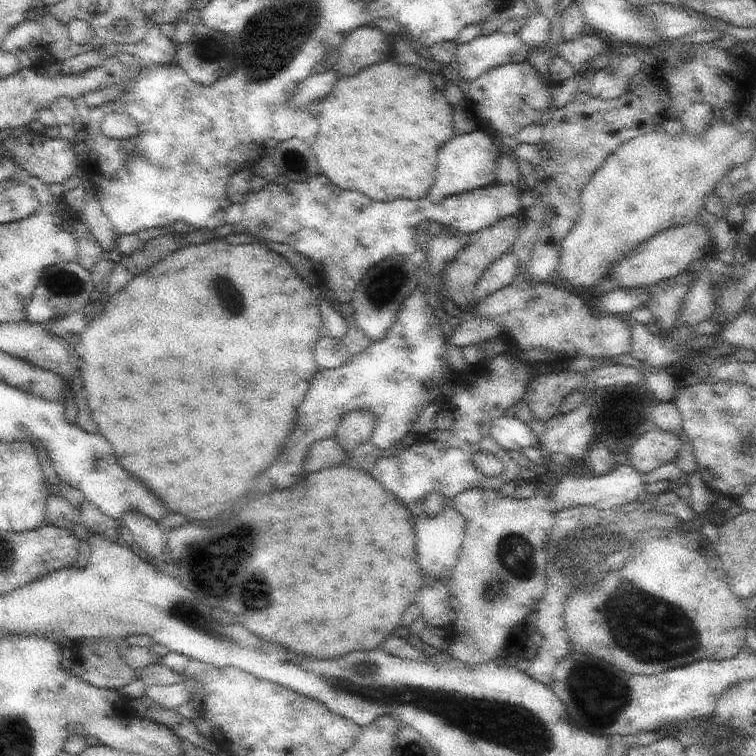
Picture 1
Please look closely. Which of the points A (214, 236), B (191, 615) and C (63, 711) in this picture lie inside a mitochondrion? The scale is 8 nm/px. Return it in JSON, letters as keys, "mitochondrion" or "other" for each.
{"A":"other","B":"mitochondrion","C":"other"}

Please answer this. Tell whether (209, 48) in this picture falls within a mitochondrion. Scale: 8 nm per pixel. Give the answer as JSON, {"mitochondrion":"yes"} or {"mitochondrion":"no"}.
{"mitochondrion":"yes"}

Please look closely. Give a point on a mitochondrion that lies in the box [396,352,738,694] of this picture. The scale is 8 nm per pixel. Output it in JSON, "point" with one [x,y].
{"point":[654,627]}

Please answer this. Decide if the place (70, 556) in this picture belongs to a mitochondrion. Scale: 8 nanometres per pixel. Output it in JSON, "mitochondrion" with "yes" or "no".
{"mitochondrion":"no"}

